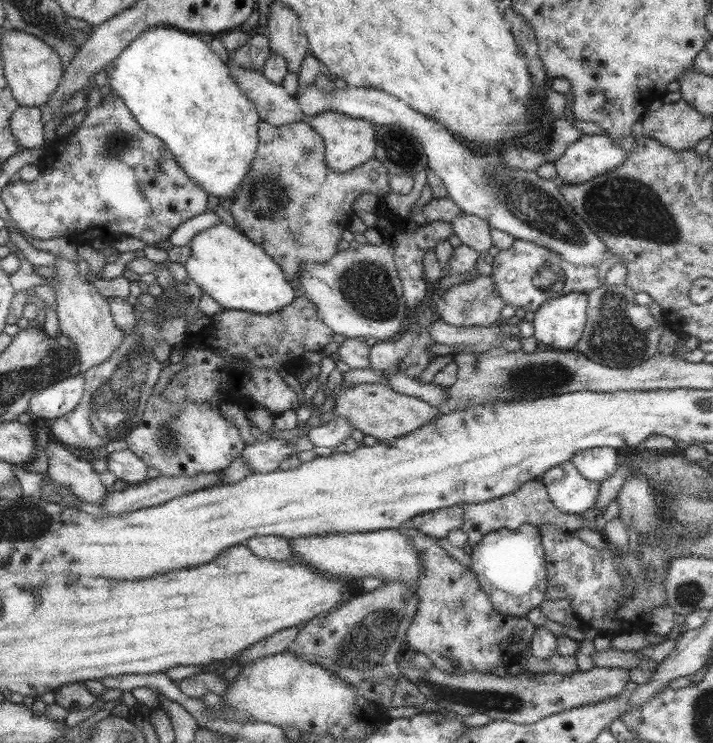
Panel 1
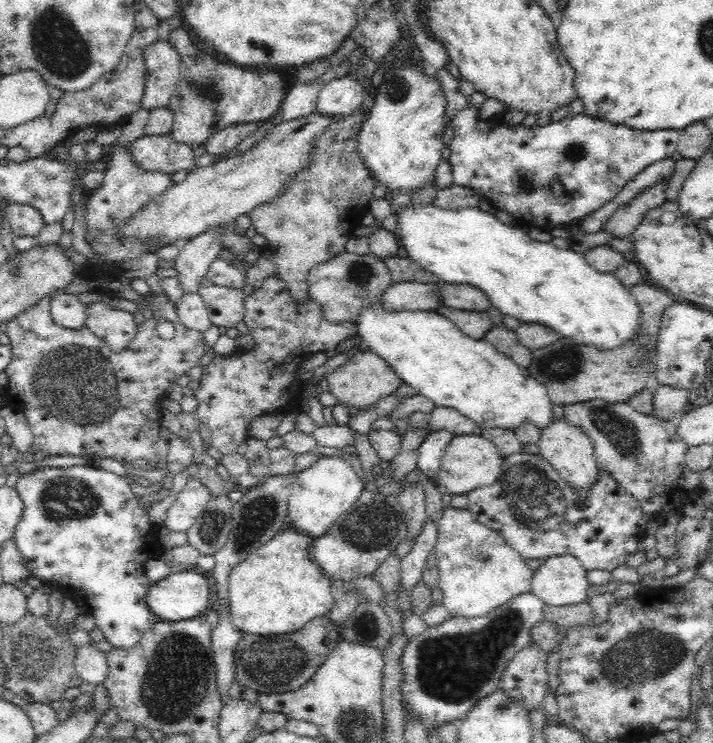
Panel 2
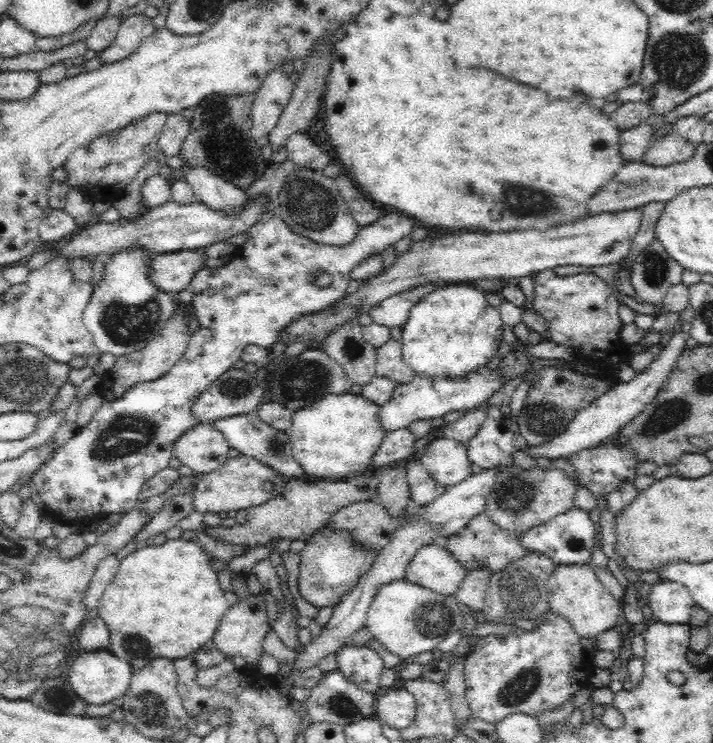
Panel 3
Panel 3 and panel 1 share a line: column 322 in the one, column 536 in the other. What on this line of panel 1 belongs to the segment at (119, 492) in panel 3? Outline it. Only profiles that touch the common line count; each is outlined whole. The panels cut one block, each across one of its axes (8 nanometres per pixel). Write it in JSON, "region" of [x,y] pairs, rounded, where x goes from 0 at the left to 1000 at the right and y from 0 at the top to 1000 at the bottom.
{"region":[[[721,322],[719,328],[710,335],[700,335],[689,355],[691,365],[691,385],[700,393],[700,401],[708,409],[732,415],[736,420],[750,421],[762,408],[776,401],[790,398],[790,394],[818,393],[823,396],[842,385],[837,361],[804,358],[790,350],[771,335],[745,324]]]}

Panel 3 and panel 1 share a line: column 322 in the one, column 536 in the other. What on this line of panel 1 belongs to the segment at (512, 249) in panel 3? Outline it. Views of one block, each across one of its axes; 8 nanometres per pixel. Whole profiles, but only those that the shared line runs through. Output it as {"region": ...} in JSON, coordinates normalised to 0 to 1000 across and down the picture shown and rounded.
{"region":[[[818,393],[790,394],[762,408],[748,425],[748,455],[760,470],[795,474],[816,456],[826,401]]]}

